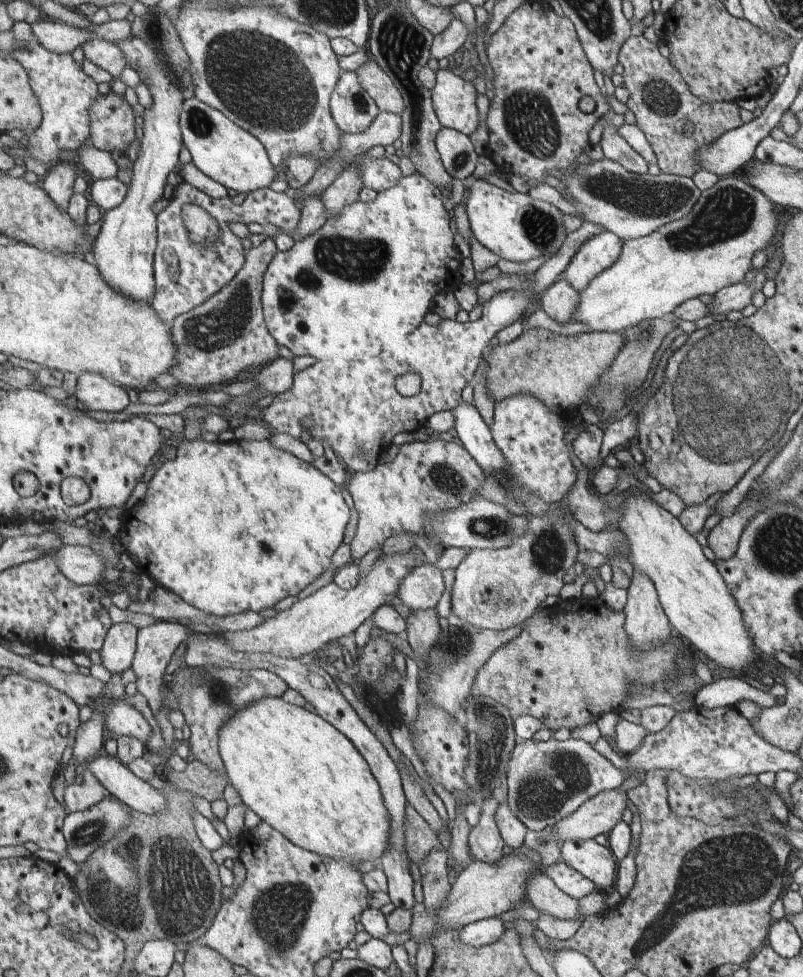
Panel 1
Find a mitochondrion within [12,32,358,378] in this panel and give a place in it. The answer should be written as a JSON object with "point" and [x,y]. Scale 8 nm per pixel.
{"point":[223,325]}

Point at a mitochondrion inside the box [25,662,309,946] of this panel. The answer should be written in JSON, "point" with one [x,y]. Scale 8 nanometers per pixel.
{"point":[171,891]}

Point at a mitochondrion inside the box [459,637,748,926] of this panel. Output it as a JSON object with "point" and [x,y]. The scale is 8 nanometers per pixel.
{"point":[549,783]}

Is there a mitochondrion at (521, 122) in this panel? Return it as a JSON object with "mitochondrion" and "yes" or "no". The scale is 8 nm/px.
{"mitochondrion":"yes"}

